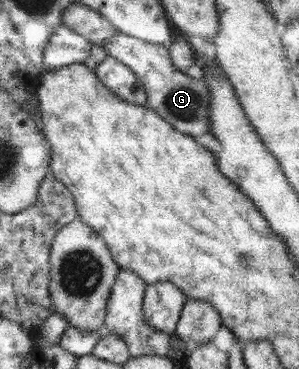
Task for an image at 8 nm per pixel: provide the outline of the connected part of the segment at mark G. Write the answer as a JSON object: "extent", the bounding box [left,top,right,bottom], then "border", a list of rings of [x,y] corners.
{"extent":[101,32,213,136],"border":[[[121,32],[106,39],[101,47],[108,56],[133,70],[137,80],[143,84],[147,95],[145,107],[153,109],[180,133],[191,136],[211,133],[211,120],[209,120],[210,100],[213,97],[211,90],[207,88],[207,84],[201,82],[201,79],[193,79],[183,71],[177,70],[171,62],[171,55],[167,48],[161,44],[146,42]]]}

